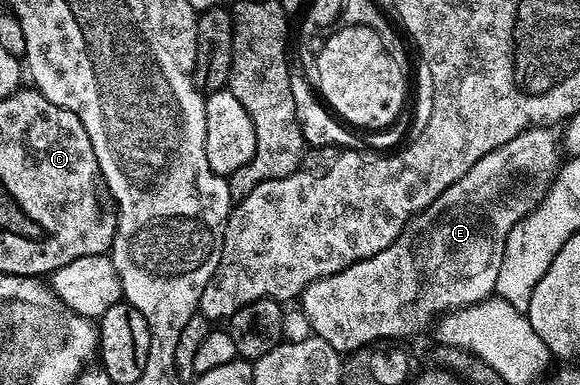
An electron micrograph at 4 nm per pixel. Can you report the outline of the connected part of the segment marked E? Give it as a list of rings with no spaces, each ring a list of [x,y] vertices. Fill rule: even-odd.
[[[532,128],[519,134],[513,140],[509,140],[509,144],[501,144],[501,148],[481,156],[481,160],[477,160],[477,164],[473,164],[473,168],[469,168],[469,172],[465,172],[465,176],[461,176],[461,180],[457,180],[457,184],[445,188],[445,192],[441,192],[441,196],[437,196],[437,200],[433,200],[433,204],[426,206],[420,214],[416,214],[397,236],[397,240],[393,240],[393,244],[389,244],[389,248],[377,252],[372,258],[363,258],[360,262],[353,262],[349,268],[345,268],[333,276],[325,276],[319,278],[313,284],[309,284],[302,292],[301,303],[303,302],[303,314],[307,317],[308,324],[311,325],[310,333],[331,345],[338,352],[350,352],[362,346],[367,346],[370,342],[407,340],[403,338],[407,338],[410,334],[415,334],[418,330],[423,329],[427,321],[429,321],[428,324],[432,321],[431,316],[433,314],[438,315],[492,297],[495,294],[497,272],[501,272],[505,240],[509,236],[509,232],[518,224],[520,218],[524,218],[534,206],[541,204],[541,200],[551,187],[551,179],[555,177],[561,165],[561,157],[559,158],[561,150],[557,145],[556,135],[554,138],[551,133],[552,131],[547,128]]]

